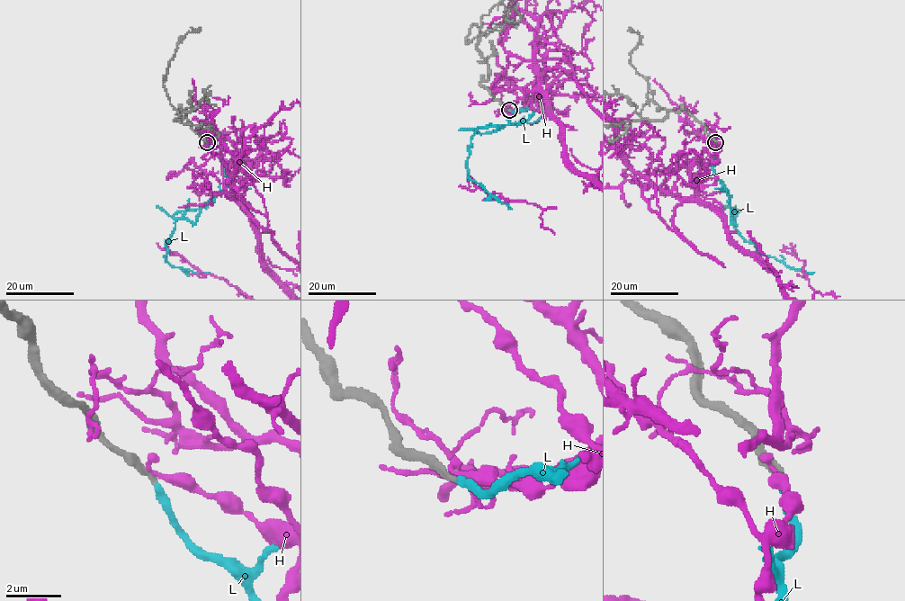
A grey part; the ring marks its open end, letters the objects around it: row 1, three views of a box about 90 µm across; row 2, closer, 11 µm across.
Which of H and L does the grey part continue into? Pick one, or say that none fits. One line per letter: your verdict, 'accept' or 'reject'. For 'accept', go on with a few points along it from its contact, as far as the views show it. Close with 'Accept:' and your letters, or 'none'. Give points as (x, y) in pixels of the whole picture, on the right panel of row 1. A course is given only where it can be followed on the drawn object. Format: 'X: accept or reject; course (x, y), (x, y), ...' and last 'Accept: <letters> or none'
H: reject
L: accept
Accept: L

